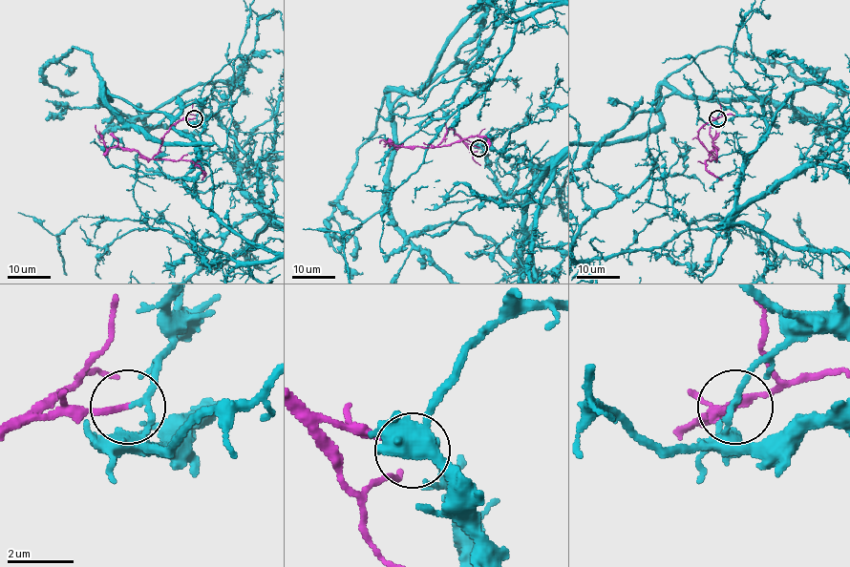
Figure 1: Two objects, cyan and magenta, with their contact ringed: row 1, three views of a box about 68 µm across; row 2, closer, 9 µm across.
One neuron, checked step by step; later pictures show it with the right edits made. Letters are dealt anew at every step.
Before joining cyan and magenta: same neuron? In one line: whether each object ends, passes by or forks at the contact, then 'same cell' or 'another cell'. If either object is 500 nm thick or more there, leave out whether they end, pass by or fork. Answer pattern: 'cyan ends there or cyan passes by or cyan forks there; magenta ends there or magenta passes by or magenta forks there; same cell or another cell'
cyan passes by; magenta ends there; another cell

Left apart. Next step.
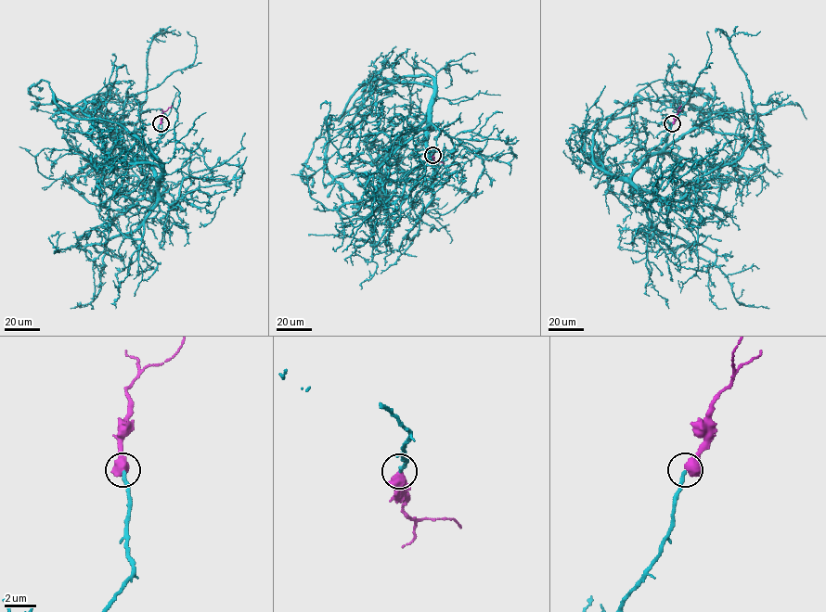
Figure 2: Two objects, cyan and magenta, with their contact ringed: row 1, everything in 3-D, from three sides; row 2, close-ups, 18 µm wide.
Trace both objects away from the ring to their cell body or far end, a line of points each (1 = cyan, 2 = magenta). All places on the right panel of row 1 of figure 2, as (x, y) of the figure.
1: (672, 122), (631, 181), (679, 199), (704, 175), (738, 159), (753, 137), (751, 88), (729, 39), (760, 31)
2: (672, 122), (681, 105)

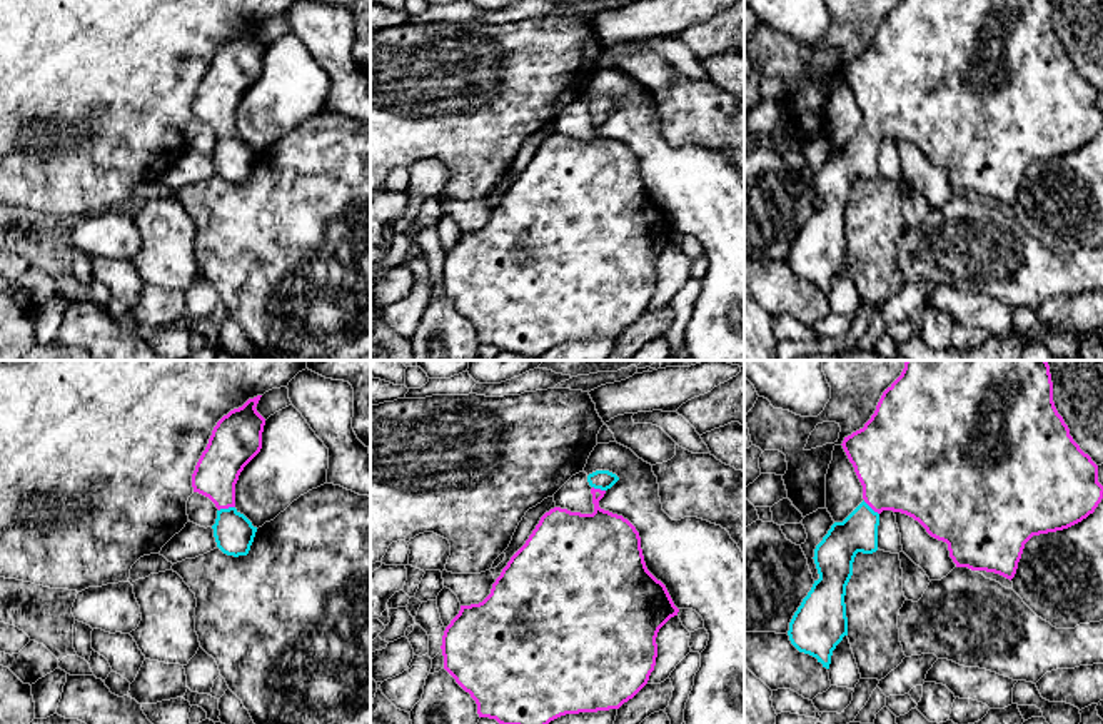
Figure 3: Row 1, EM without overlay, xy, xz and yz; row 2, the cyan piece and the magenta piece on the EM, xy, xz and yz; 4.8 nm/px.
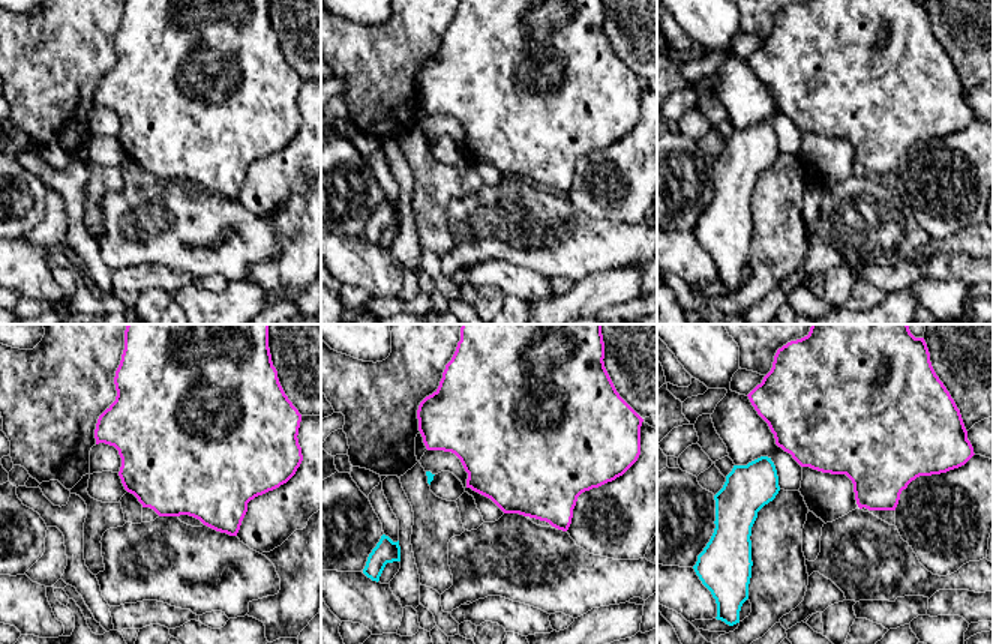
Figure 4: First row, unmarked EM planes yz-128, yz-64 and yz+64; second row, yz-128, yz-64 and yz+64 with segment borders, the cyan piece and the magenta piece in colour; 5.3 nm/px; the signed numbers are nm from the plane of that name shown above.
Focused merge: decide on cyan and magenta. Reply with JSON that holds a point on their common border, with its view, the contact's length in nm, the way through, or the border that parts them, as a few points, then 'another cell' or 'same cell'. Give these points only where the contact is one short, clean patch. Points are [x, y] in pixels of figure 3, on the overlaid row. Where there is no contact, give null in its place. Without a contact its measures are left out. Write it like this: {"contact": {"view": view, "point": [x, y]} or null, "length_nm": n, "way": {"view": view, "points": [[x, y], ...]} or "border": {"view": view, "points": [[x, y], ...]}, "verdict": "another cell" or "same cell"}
{"contact": {"view": "xy", "point": [226, 509]}, "length_nm": 80, "way": {"view": "xy", "points": [[234, 534], [226, 509], [217, 471]]}, "verdict": "same cell"}

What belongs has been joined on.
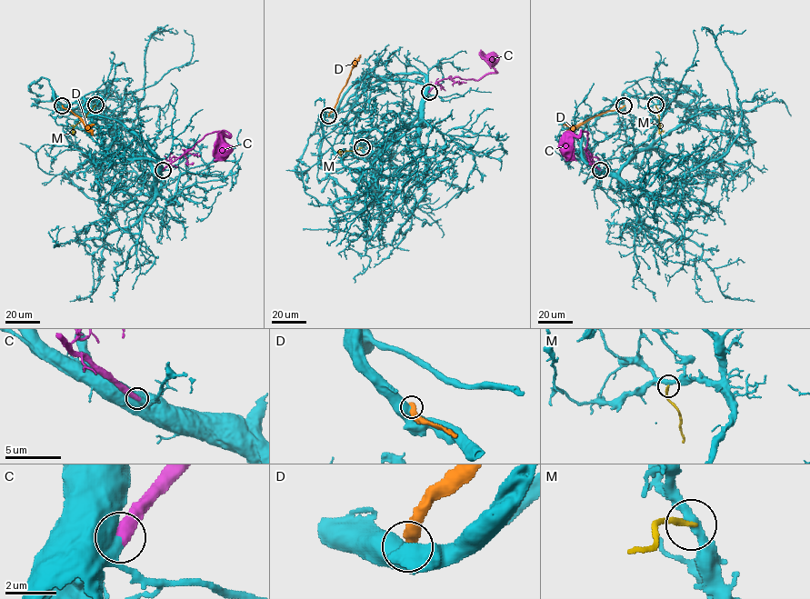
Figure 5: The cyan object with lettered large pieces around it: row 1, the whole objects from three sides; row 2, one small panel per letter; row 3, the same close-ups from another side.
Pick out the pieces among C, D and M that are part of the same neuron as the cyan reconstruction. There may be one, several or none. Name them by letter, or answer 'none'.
C

